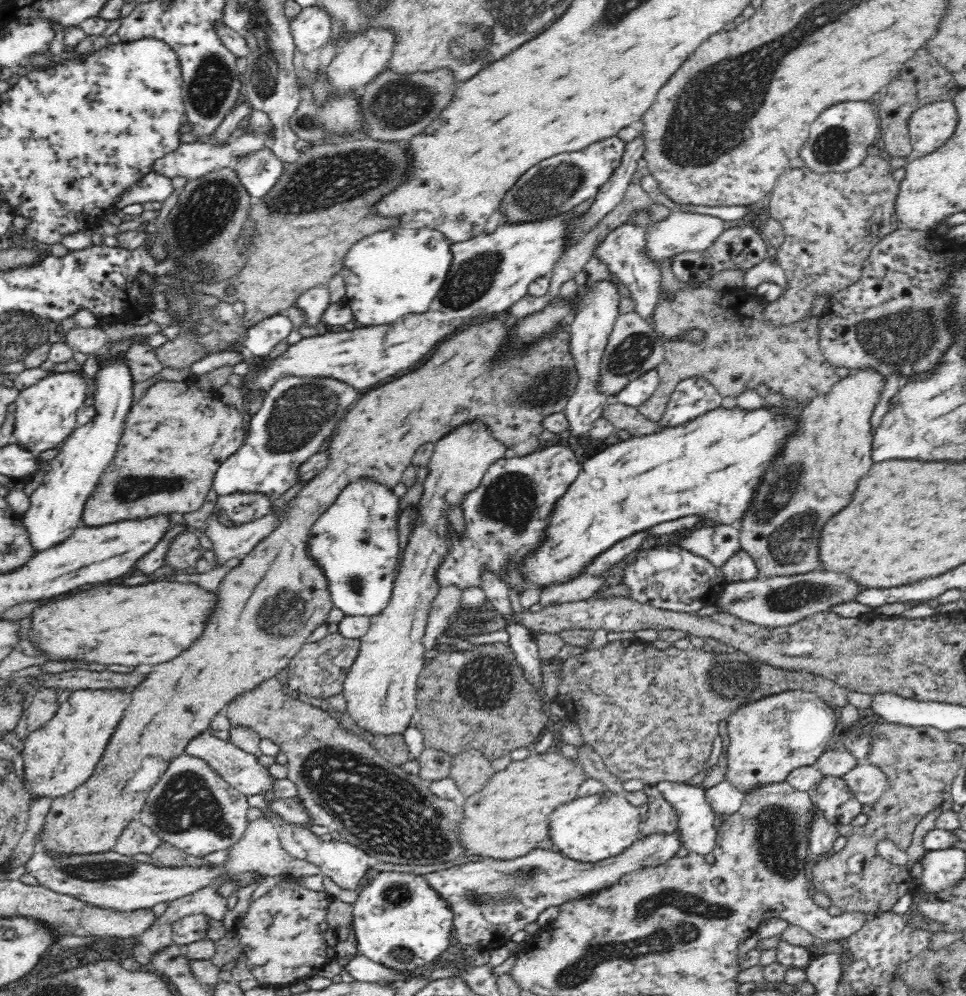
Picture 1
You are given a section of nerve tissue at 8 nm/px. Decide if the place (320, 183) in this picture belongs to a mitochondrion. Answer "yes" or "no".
yes

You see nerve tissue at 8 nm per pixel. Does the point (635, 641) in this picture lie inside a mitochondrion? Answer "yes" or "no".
no

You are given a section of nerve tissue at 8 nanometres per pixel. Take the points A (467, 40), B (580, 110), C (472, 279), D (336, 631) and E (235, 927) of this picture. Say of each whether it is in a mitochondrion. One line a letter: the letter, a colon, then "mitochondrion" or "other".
A: mitochondrion
B: other
C: mitochondrion
D: other
E: other

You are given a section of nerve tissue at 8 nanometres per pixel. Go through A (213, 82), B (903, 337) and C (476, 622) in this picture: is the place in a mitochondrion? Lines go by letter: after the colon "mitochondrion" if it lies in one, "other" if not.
A: mitochondrion
B: mitochondrion
C: mitochondrion

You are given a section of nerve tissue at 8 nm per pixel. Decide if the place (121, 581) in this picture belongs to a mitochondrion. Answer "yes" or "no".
no

